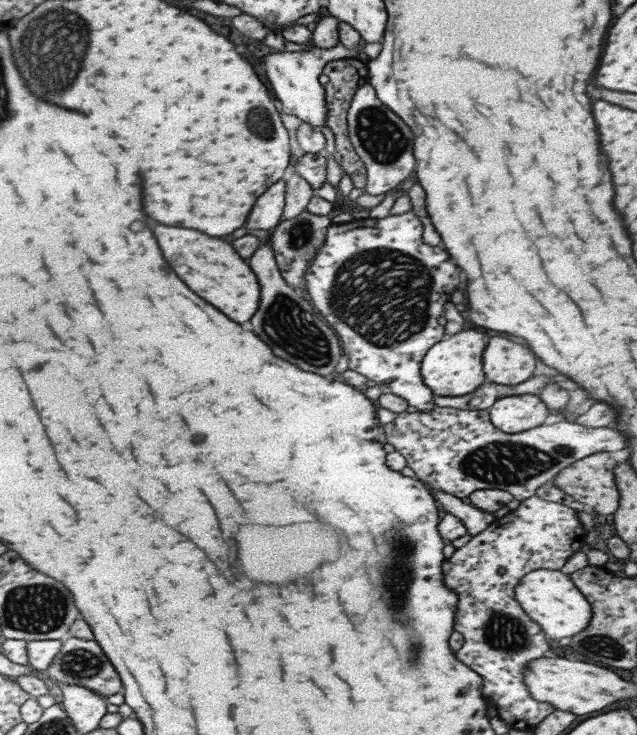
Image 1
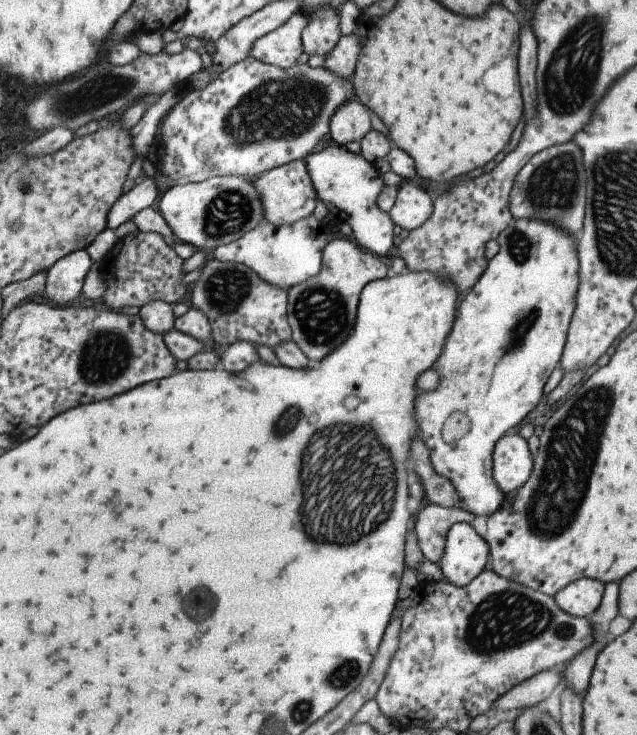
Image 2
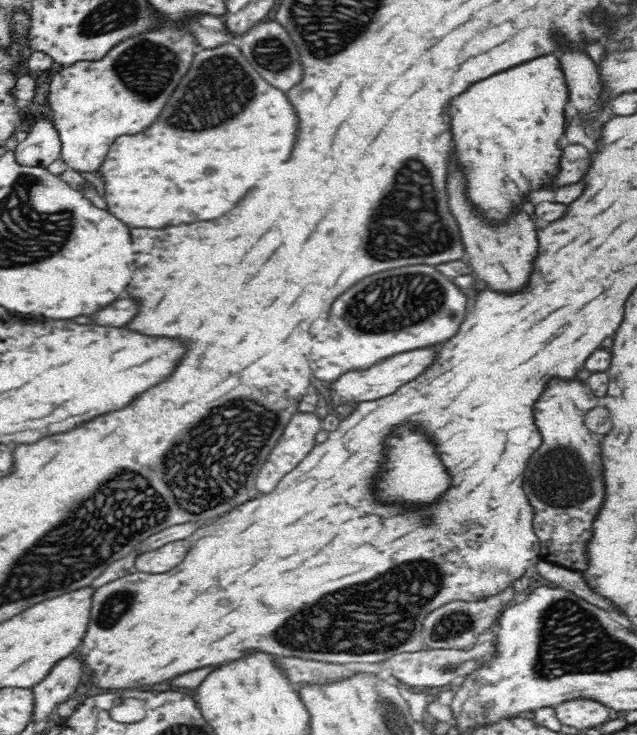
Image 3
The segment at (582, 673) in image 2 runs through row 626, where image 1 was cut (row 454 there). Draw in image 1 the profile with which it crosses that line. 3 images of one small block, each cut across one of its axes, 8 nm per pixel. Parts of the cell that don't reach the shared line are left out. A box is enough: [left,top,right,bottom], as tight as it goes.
[552,453,619,514]

